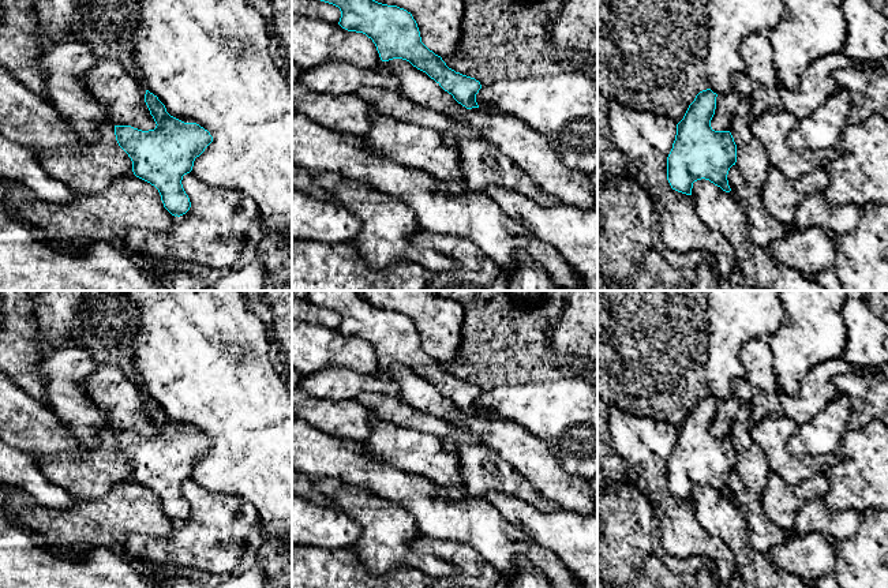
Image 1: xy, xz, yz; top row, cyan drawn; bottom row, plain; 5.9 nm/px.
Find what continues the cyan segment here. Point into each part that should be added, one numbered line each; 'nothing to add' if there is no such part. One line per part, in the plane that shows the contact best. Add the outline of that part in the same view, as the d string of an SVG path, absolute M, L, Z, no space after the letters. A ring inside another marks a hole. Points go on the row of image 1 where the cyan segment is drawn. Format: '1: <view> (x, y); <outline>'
nothing to add

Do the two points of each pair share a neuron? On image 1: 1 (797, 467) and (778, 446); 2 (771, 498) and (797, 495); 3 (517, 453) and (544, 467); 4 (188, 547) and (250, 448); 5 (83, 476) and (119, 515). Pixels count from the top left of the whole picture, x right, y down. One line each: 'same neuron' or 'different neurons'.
1: same neuron
2: same neuron
3: same neuron
4: different neurons
5: different neurons

